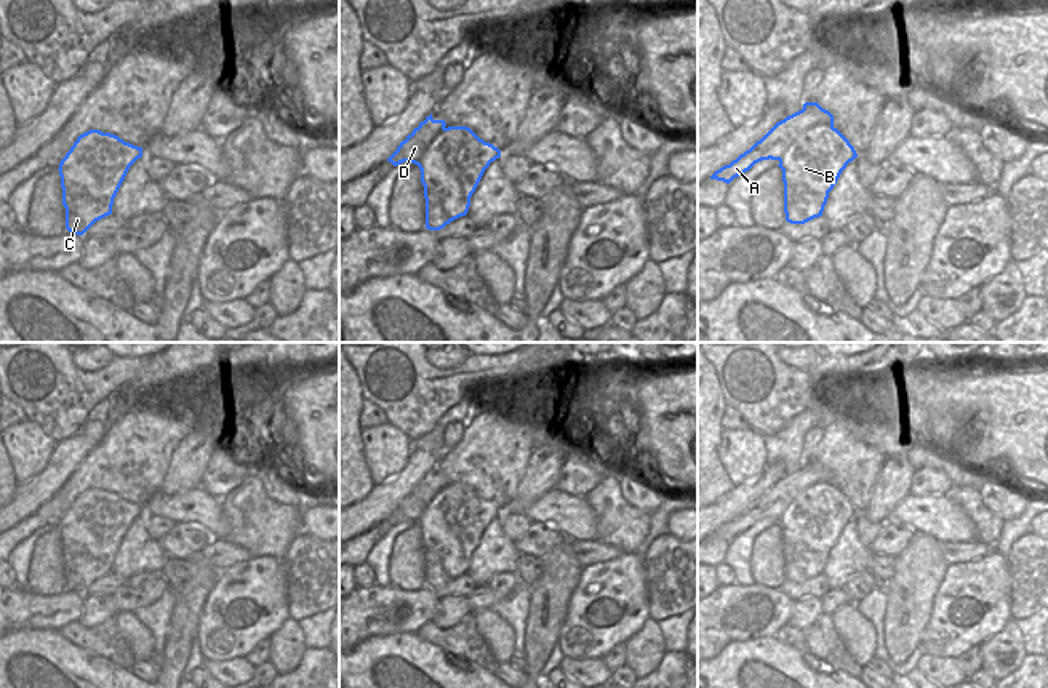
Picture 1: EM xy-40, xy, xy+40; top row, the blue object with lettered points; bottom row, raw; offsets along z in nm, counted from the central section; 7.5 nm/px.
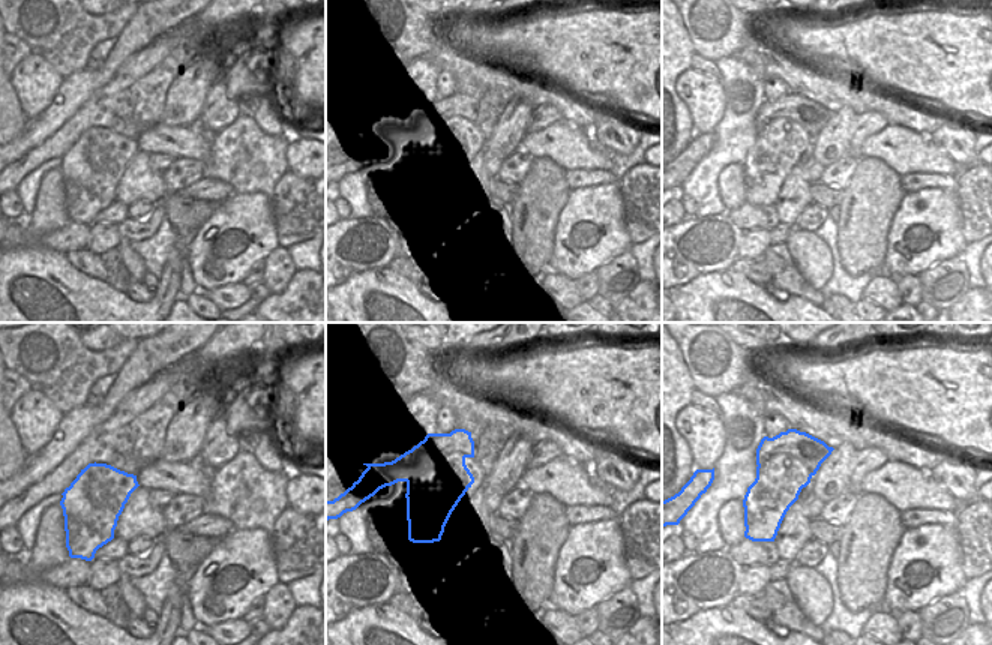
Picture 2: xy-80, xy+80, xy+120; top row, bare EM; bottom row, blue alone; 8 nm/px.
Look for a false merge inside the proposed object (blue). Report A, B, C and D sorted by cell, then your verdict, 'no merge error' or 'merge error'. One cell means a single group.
A D / B C | merge error

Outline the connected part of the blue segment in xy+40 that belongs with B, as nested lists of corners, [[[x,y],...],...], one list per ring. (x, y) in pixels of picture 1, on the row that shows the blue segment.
[[[834,115],[827,122],[806,130],[782,155],[779,168],[784,182],[784,213],[790,224],[805,224],[822,216],[829,192],[837,184],[842,171],[858,157],[850,141],[834,126]]]

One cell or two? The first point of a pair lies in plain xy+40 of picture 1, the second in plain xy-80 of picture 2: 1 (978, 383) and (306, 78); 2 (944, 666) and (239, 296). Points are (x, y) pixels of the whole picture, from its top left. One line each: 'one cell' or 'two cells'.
1: one cell
2: one cell

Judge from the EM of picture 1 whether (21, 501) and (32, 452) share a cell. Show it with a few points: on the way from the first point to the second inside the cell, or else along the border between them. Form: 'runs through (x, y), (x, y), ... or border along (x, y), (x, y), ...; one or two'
border along (52, 453), (47, 466), (39, 474), (18, 485); two

